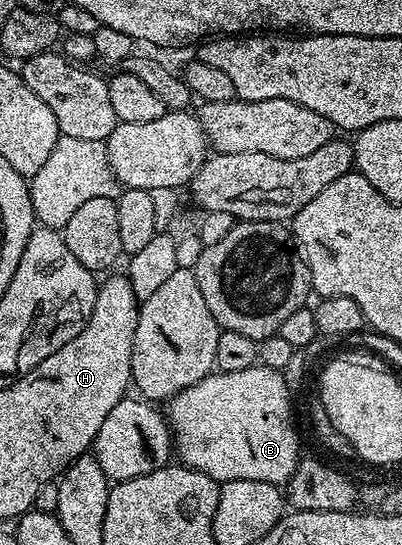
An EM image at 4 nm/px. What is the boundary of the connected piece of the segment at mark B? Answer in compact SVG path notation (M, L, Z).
M261 364L240 372L212 372L204 380L184 388L169 399L168 429L172 446L181 465L204 472L221 484L232 480L260 480L275 484L289 483L300 461L294 414L290 411L292 395L285 387L282 371Z

